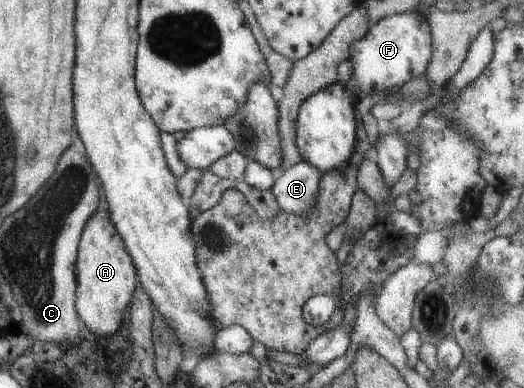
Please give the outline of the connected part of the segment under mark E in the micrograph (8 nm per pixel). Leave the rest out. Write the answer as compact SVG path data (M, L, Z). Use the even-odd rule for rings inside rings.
M301 160L277 172L268 189L281 211L295 216L307 216L313 212L313 204L317 202L319 180L321 172L309 162Z

